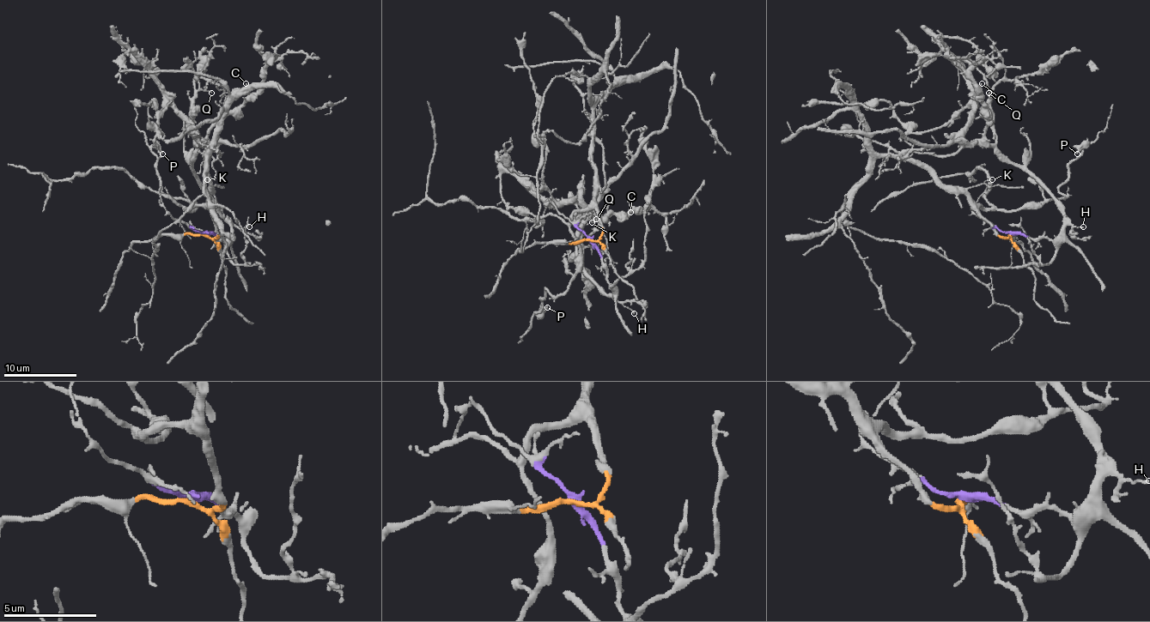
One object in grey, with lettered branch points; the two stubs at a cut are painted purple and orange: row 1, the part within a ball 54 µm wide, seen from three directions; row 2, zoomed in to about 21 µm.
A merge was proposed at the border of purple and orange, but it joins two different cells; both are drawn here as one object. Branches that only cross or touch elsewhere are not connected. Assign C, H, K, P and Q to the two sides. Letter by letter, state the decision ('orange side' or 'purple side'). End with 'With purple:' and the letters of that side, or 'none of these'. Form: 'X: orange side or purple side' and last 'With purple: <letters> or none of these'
C: purple side
H: purple side
K: orange side
P: orange side
Q: purple side
With purple: C, H, Q

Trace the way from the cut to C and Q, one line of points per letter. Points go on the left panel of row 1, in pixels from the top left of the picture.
C: (204, 233), (224, 239), (230, 233), (219, 204), (196, 178), (193, 150), (245, 101), (246, 83)
Q: (204, 233), (224, 239), (230, 233), (219, 204), (196, 178), (191, 98), (199, 90), (212, 92)

